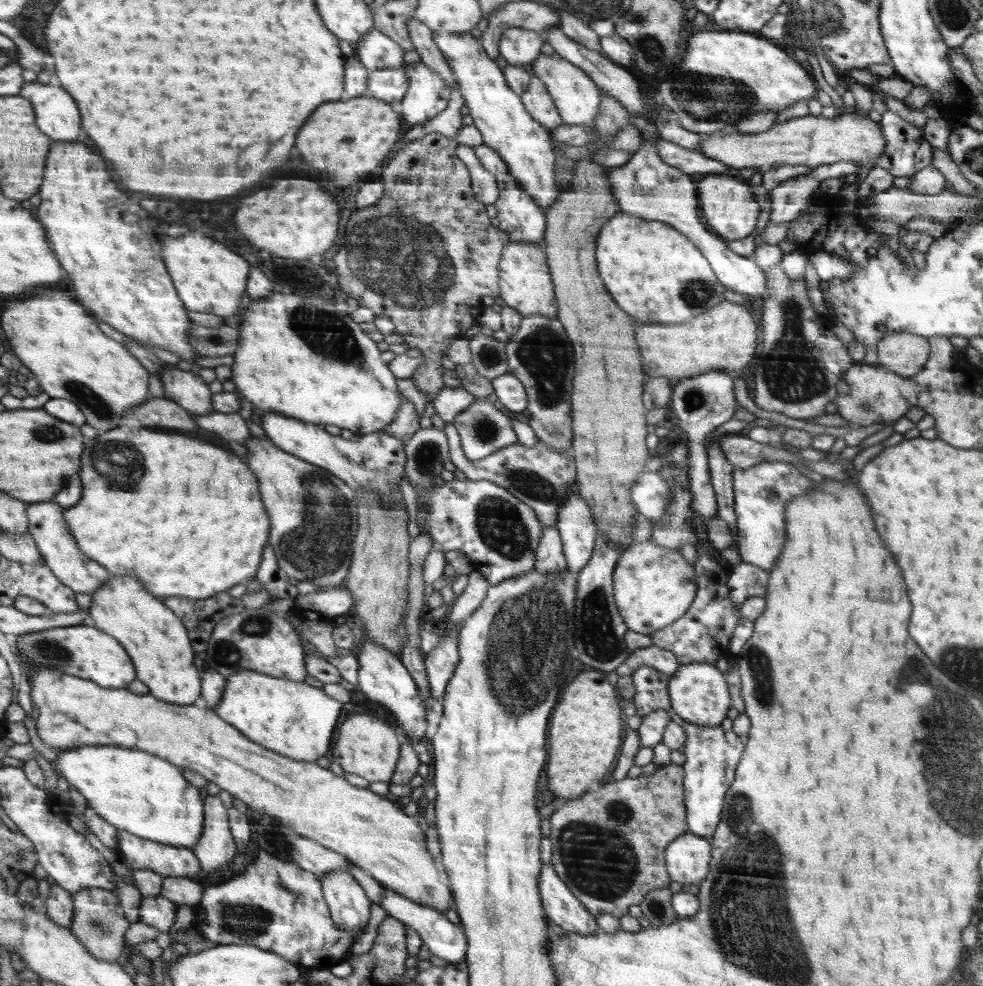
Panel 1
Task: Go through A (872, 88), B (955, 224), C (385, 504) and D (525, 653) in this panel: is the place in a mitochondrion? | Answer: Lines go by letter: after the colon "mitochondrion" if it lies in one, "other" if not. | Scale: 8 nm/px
A: other
B: other
C: other
D: mitochondrion

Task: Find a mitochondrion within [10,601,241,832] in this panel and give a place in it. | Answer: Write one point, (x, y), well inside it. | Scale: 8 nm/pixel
(50, 651)

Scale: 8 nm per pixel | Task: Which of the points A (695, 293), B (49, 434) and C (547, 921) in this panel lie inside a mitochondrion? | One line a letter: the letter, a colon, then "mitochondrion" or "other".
A: mitochondrion
B: mitochondrion
C: other

